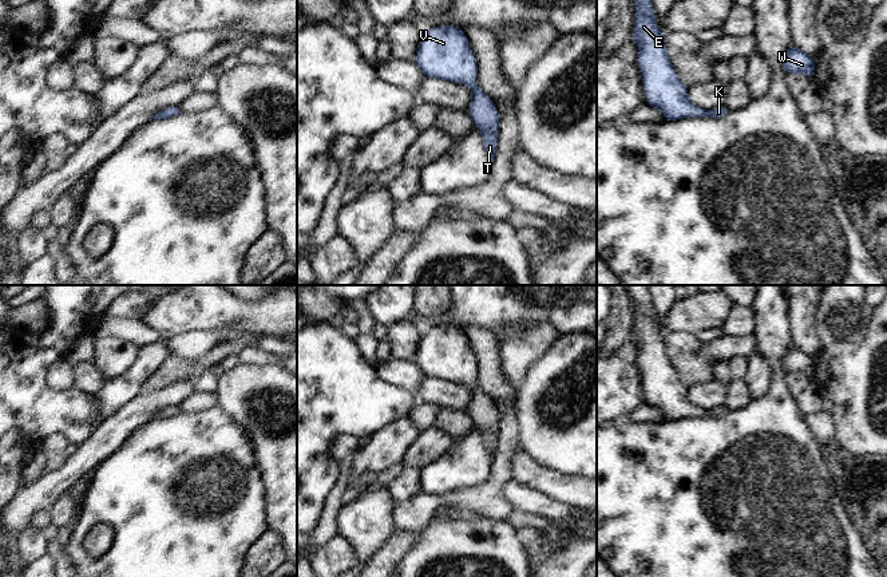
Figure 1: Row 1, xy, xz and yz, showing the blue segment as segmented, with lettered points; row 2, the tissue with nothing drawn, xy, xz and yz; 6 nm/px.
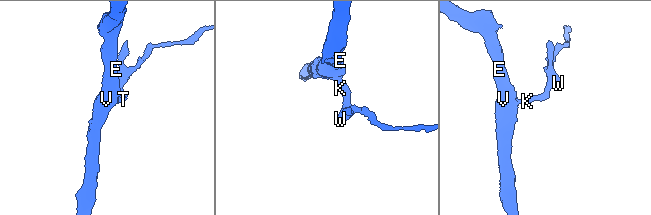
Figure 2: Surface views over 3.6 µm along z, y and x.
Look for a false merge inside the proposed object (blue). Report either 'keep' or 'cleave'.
keep

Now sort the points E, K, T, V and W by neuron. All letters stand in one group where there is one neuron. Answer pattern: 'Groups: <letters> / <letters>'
Groups: E K T V W

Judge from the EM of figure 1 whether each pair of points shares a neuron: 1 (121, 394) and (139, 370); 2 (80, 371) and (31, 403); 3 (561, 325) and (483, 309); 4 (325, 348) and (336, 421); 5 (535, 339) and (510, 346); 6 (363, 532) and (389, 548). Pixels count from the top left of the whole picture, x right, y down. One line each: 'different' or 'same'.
1: same
2: different
3: same
4: same
5: same
6: different

